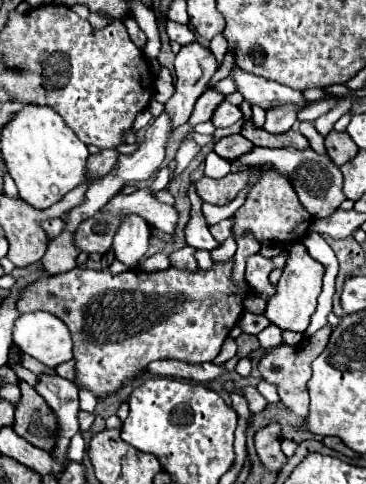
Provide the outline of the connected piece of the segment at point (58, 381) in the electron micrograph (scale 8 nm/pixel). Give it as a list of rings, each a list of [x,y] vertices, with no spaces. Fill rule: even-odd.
[[[41,375],[39,385],[35,391],[47,401],[47,405],[59,415],[59,423],[63,423],[63,439],[59,439],[59,447],[55,447],[53,455],[59,455],[65,463],[65,453],[71,437],[79,433],[79,423],[77,423],[77,411],[79,411],[79,397],[77,397],[77,387],[73,381],[67,381],[59,375],[49,377]]]

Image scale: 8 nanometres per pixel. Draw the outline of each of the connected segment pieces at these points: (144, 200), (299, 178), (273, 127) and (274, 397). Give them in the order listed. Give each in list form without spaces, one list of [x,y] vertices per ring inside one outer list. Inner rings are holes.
[[[164,167],[157,173],[157,179],[153,181],[151,187],[147,189],[137,189],[131,195],[115,195],[115,199],[111,199],[111,203],[107,203],[107,207],[103,207],[103,211],[111,211],[111,213],[135,213],[141,215],[149,225],[153,225],[155,229],[173,233],[177,227],[177,219],[179,213],[173,205],[163,205],[161,201],[157,201],[155,193],[165,189],[167,183],[171,179],[168,167]]]
[[[255,147],[247,155],[243,155],[241,159],[233,161],[231,163],[231,171],[235,173],[239,167],[251,167],[251,165],[259,165],[259,163],[269,163],[279,175],[287,177],[291,181],[293,189],[297,191],[299,203],[315,219],[329,217],[345,201],[345,195],[341,191],[341,187],[343,187],[343,173],[327,155],[319,155],[313,149],[297,151],[297,149],[263,149],[263,147]]]
[[[275,107],[275,111],[267,111],[267,121],[263,125],[263,129],[267,133],[273,133],[273,135],[279,135],[279,133],[287,133],[293,123],[297,121],[297,107]]]
[[[261,381],[261,383],[257,385],[257,389],[265,395],[265,399],[267,399],[269,403],[277,403],[277,401],[279,401],[279,393],[277,393],[277,387],[275,387],[275,385],[271,385],[271,383],[267,383],[267,381]]]

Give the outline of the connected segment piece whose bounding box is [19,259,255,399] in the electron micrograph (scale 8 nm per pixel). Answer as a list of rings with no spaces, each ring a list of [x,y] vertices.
[[[233,259],[229,261],[219,261],[219,263],[213,263],[211,269],[197,269],[195,273],[191,271],[185,271],[185,269],[177,269],[177,267],[169,267],[165,271],[157,271],[157,273],[145,273],[145,271],[139,271],[139,269],[131,269],[131,271],[123,271],[119,275],[111,275],[109,271],[89,271],[89,269],[73,269],[69,273],[63,273],[63,275],[53,275],[53,277],[43,277],[35,283],[31,283],[29,287],[25,287],[23,291],[23,299],[19,299],[19,311],[21,313],[33,313],[33,311],[47,311],[55,317],[59,317],[71,331],[73,335],[73,359],[75,359],[75,367],[77,367],[77,379],[75,383],[79,387],[87,387],[91,389],[99,399],[109,395],[109,393],[115,393],[121,389],[123,381],[127,377],[133,377],[137,375],[139,371],[143,371],[151,361],[157,361],[157,359],[179,359],[179,361],[185,361],[185,363],[205,363],[205,361],[213,361],[219,351],[221,351],[221,345],[223,341],[227,339],[229,331],[233,329],[233,325],[237,323],[237,319],[241,317],[243,313],[243,301],[255,293],[247,281],[243,283],[237,283],[233,279]]]

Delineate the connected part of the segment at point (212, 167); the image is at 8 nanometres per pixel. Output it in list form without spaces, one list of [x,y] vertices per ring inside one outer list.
[[[209,153],[205,159],[205,175],[211,179],[221,179],[229,175],[229,163],[221,159],[217,153]]]

